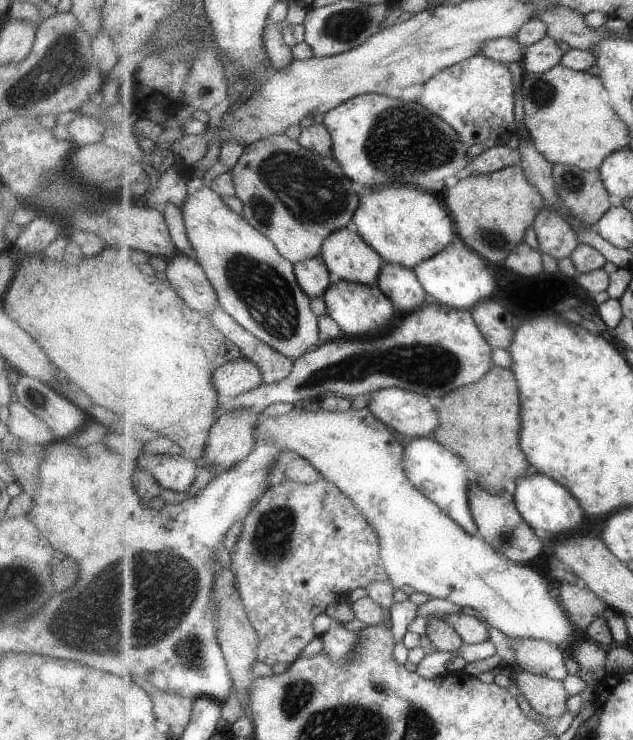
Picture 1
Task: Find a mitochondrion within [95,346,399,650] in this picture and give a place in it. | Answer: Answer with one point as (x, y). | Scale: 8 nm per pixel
(270, 541)

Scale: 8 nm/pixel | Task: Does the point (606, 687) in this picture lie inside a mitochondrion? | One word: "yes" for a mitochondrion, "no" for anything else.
no

